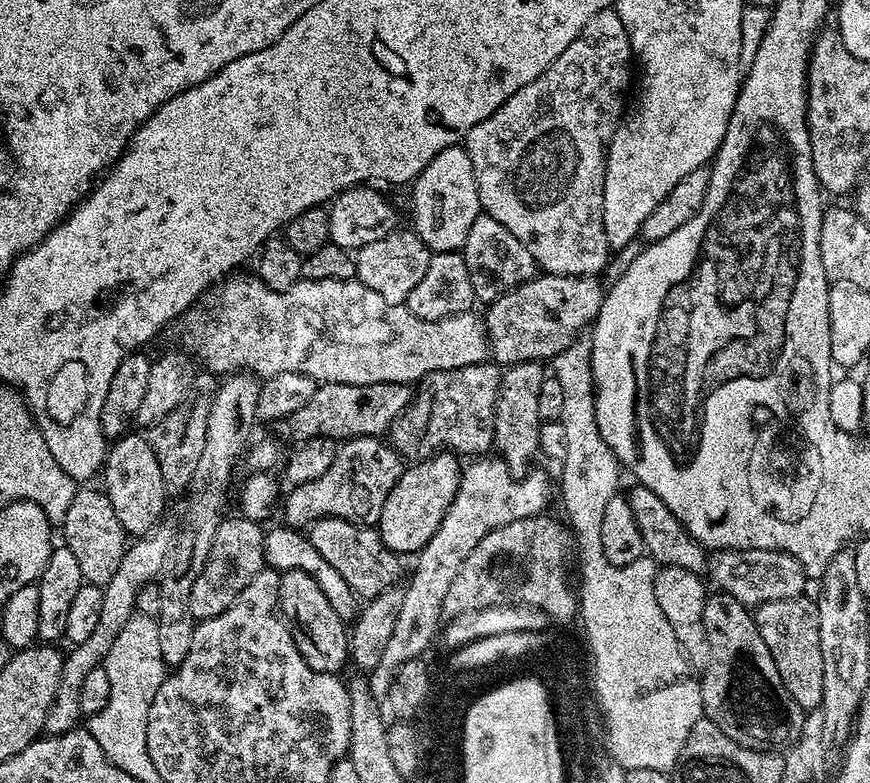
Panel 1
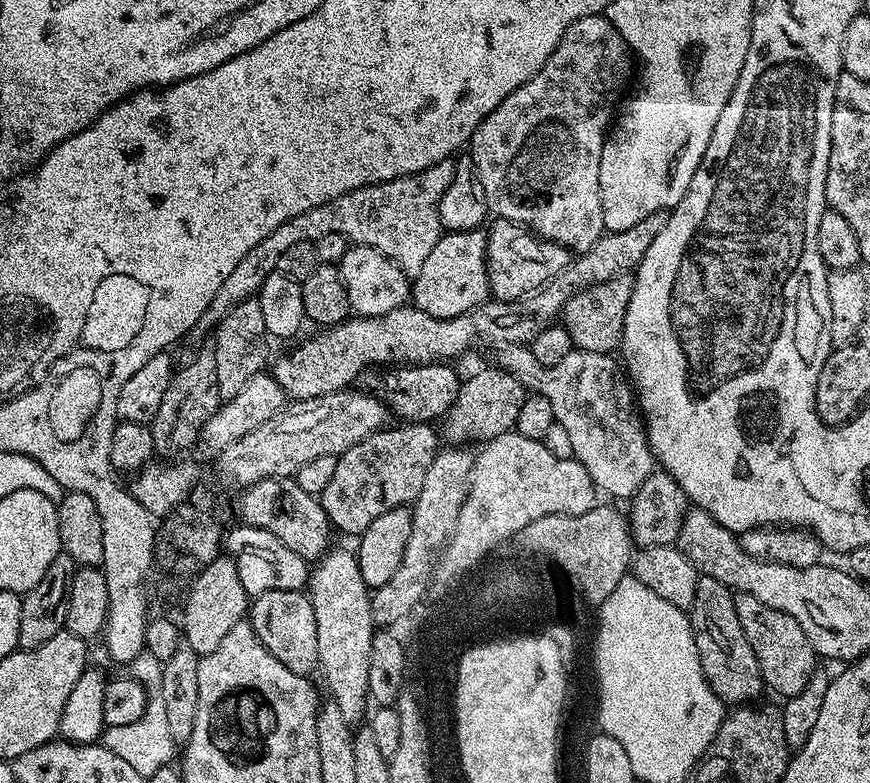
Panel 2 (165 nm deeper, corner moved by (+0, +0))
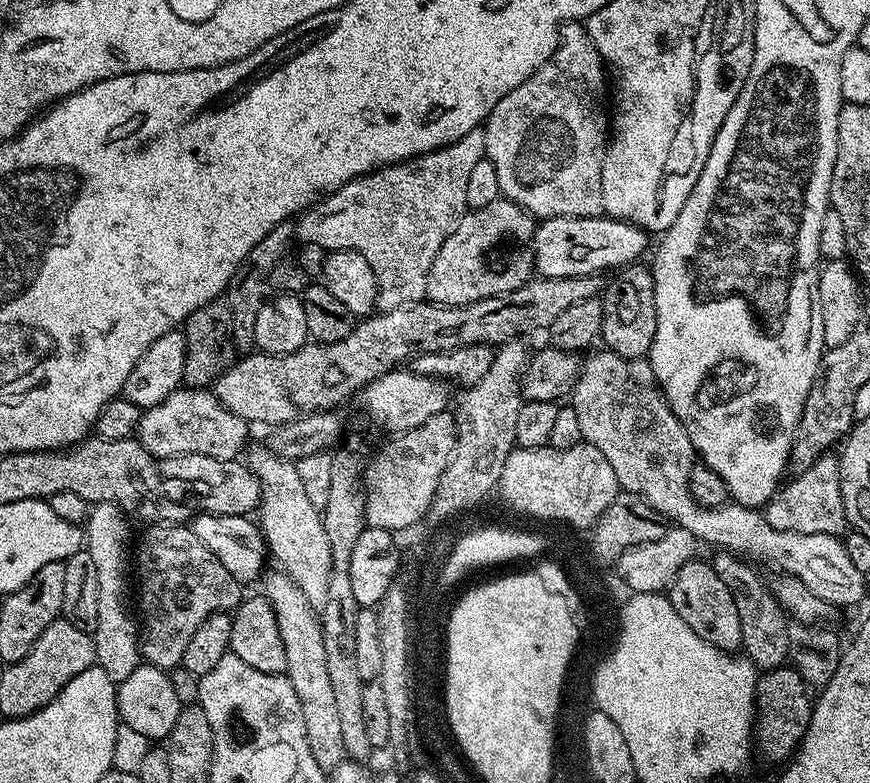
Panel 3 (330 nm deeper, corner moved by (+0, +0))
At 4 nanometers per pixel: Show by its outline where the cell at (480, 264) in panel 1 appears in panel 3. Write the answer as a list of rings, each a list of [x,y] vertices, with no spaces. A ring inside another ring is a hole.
[[[563,216],[540,220],[532,239],[534,268],[543,279],[574,278],[604,274],[607,268],[619,270],[635,264],[648,248],[649,233],[636,224],[613,220],[611,216]]]

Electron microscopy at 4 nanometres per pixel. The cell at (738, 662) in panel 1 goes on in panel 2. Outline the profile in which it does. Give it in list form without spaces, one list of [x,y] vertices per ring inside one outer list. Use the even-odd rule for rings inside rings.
[[[700,576],[696,581],[690,619],[706,682],[725,705],[748,706],[759,701],[756,699],[760,692],[765,691],[765,687],[754,650],[750,650],[746,634],[742,634],[742,622],[738,622],[738,614],[734,611],[733,595],[732,589],[718,582],[718,578]]]

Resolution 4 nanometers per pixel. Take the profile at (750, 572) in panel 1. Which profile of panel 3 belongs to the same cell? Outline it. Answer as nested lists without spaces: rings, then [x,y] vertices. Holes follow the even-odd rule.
[[[832,454],[818,458],[818,462],[810,466],[810,470],[806,470],[801,476],[792,476],[776,491],[762,511],[766,522],[770,522],[774,530],[843,537],[849,531],[850,525],[846,518],[846,510],[842,506],[839,459]]]

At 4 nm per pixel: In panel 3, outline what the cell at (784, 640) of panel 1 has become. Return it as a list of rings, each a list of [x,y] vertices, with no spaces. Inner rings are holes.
[[[727,550],[717,551],[715,555],[716,557],[711,557],[711,566],[718,574],[718,578],[726,582],[734,598],[734,606],[738,609],[738,622],[742,622],[740,648],[743,655],[747,656],[760,670],[781,667],[789,659],[788,626],[790,620],[783,606],[776,600],[766,580],[764,584],[763,578],[751,568],[753,565],[747,559]]]

